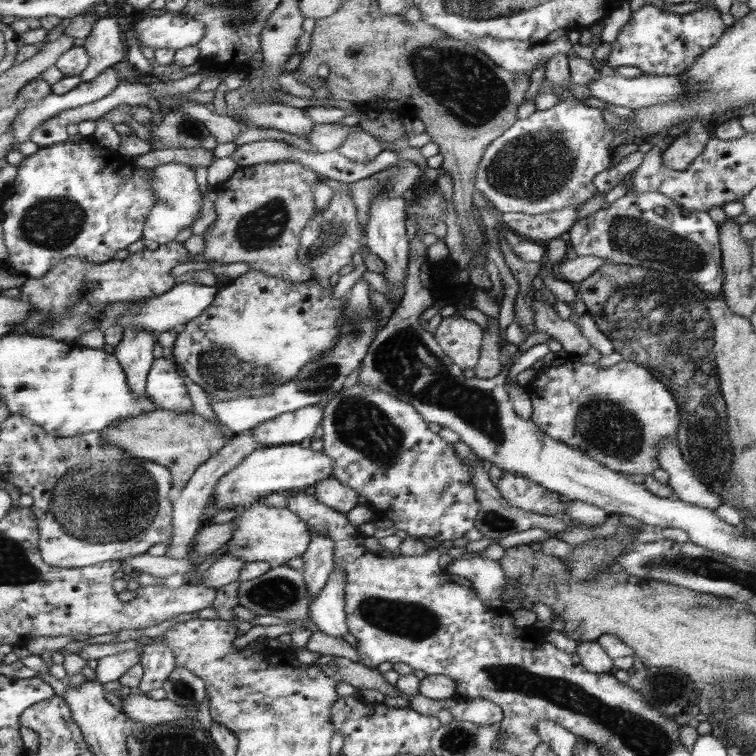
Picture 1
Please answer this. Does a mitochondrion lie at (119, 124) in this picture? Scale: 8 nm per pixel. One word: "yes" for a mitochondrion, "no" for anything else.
no

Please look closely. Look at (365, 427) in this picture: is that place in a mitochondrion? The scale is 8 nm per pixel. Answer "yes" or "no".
yes

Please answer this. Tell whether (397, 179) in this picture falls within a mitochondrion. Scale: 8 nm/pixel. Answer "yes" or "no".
yes

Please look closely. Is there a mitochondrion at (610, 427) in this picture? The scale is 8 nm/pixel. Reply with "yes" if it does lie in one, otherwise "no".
yes

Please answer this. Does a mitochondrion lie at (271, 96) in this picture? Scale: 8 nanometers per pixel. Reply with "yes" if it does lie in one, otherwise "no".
no

